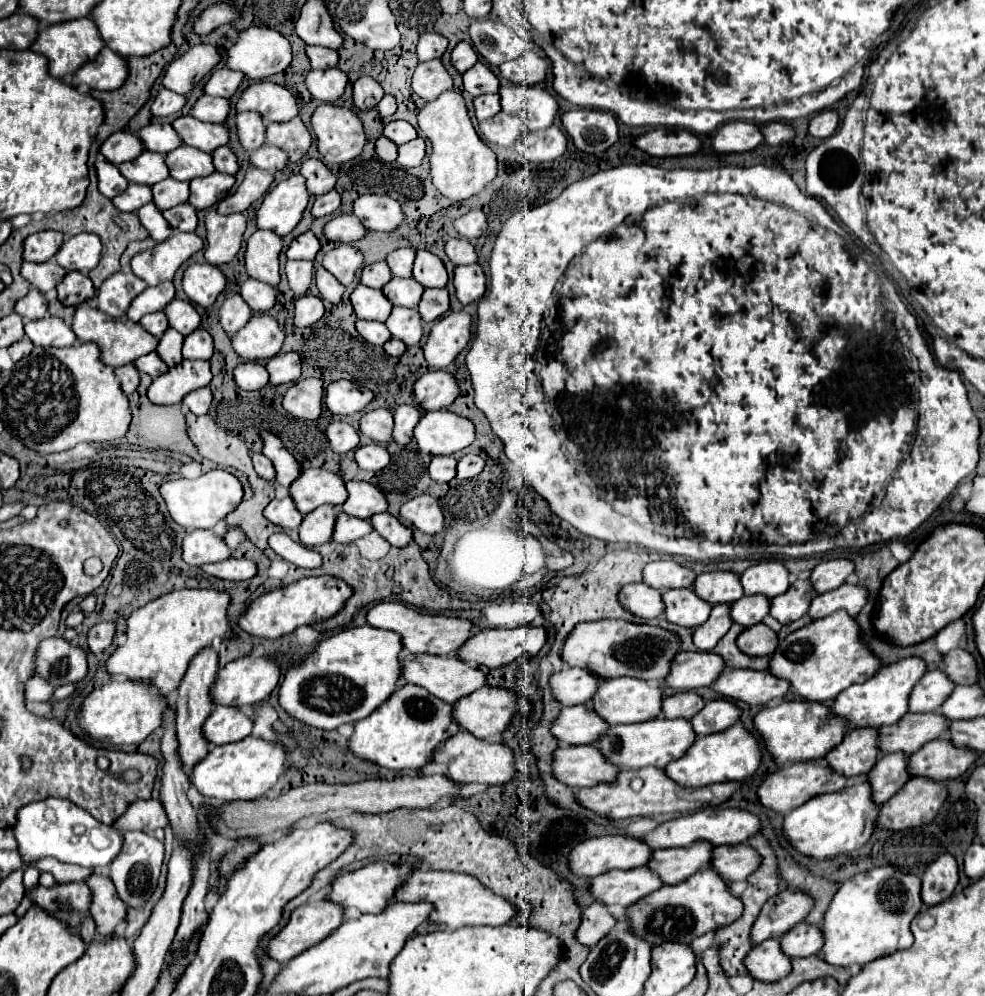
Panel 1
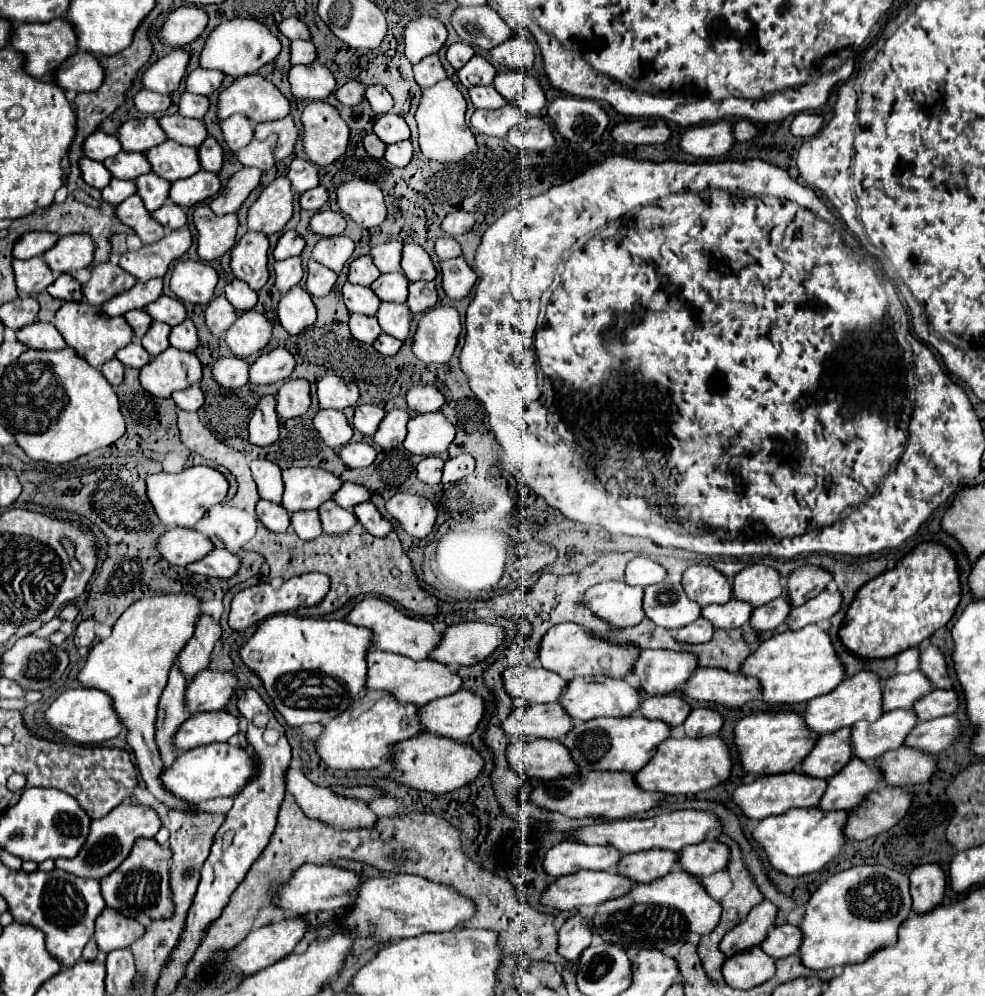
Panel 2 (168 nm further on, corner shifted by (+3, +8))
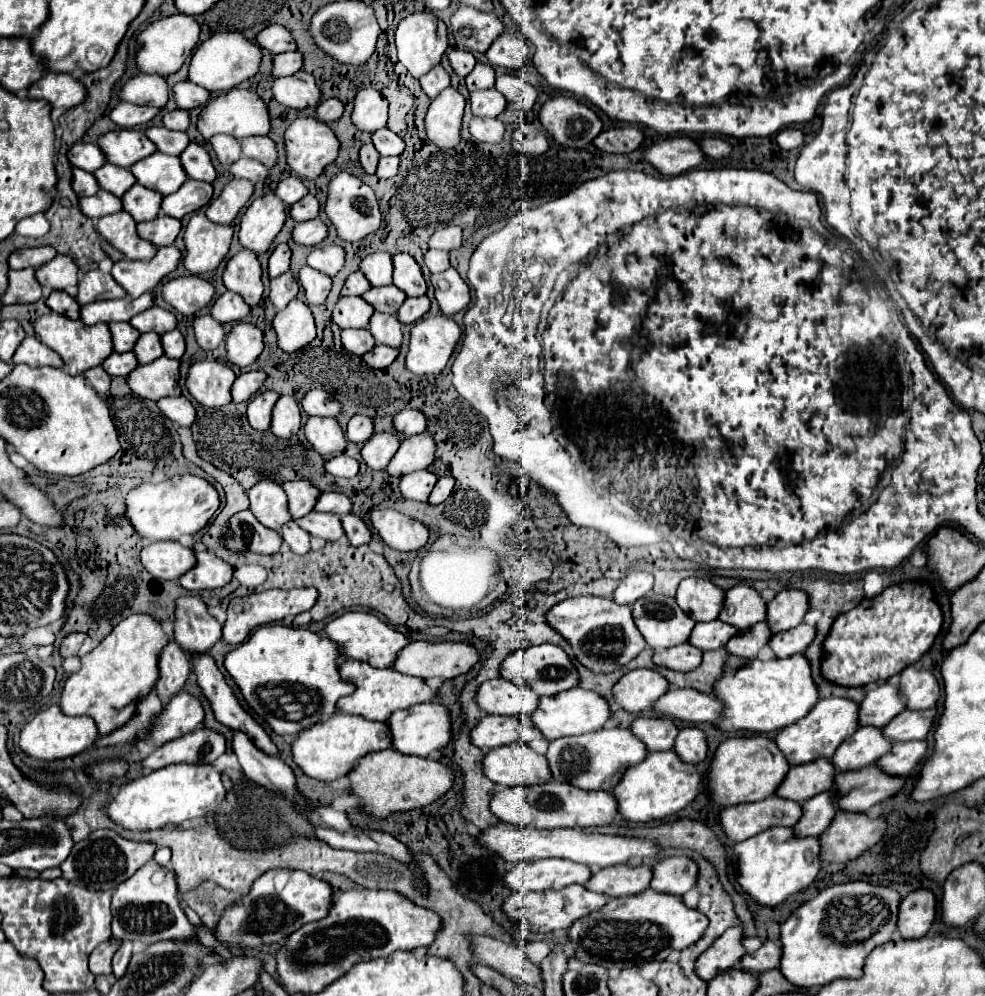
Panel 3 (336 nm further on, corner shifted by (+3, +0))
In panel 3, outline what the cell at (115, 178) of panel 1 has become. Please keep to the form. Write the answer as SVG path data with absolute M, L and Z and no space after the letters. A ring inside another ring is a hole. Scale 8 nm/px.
M73 169L73 189L79 197L91 197L99 187L97 179L93 179L93 173L87 173L83 169Z

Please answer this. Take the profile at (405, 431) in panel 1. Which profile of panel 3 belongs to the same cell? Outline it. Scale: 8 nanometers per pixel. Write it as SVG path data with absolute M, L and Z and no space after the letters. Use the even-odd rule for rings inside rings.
M375 433L365 447L361 449L363 461L371 467L371 469L385 469L389 465L389 461L393 459L393 455L397 453L397 447L401 445L399 437L395 433Z

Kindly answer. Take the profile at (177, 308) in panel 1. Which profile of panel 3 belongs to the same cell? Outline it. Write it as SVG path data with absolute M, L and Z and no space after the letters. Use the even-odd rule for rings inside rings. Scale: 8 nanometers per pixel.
M151 307L147 311L143 311L141 315L135 315L129 321L139 333L147 333L147 331L155 331L159 335L169 333L173 329L177 329L177 319L171 311L161 309L161 307Z

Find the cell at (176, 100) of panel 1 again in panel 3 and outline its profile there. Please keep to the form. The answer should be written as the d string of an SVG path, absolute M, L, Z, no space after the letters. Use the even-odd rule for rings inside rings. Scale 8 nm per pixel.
M117 103L115 109L111 111L111 119L113 123L117 123L119 127L139 127L139 125L145 125L149 123L155 115L159 113L157 107L149 107L149 105L133 105L133 103Z

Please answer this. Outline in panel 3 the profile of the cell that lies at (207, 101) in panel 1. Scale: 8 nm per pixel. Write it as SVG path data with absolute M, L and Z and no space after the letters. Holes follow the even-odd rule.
M173 109L171 113L167 113L165 117L163 117L163 125L167 127L167 129L177 129L177 131L187 131L187 127L189 127L189 111L185 111L185 109Z

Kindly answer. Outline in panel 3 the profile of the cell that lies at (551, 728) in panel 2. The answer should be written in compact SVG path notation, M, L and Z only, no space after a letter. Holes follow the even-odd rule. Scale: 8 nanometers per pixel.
M503 715L483 717L471 733L473 745L483 749L485 753L509 743L527 743L533 739L541 739L541 735L533 731L533 723L521 721L519 717L503 717Z

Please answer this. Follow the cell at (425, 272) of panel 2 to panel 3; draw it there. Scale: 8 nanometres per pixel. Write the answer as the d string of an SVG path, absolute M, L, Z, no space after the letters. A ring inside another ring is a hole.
M397 253L393 255L393 283L405 291L405 295L409 297L419 297L425 295L427 291L427 283L423 279L421 267L417 265L417 261L409 255L409 253Z

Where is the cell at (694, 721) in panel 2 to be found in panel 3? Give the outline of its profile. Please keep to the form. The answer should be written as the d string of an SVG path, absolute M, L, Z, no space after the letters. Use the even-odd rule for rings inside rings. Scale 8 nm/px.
M685 727L675 739L677 755L687 763L701 763L707 755L707 737L699 727Z

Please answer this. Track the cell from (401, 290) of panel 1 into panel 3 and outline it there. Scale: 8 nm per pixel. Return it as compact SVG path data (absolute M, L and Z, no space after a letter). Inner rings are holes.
M387 285L387 287L371 287L365 295L361 295L367 303L371 303L375 307L375 311L381 313L397 313L401 303L405 301L405 293L399 291L399 287L395 285Z

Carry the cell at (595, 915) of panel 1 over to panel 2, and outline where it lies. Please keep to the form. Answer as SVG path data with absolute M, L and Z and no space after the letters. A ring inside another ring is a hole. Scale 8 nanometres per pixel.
M579 915L567 919L559 929L559 947L557 953L567 961L577 961L579 955L591 945L591 927L583 923Z

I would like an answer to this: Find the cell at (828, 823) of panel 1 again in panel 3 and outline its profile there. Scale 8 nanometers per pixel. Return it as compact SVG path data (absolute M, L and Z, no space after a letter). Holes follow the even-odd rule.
M773 827L735 845L739 863L739 883L747 895L761 905L779 905L789 895L805 889L819 873L821 859L819 837L797 837L791 827Z

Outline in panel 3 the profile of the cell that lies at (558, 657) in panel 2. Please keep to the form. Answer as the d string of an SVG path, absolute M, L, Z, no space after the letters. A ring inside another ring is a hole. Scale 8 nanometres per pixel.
M549 643L519 649L519 651L511 653L501 663L501 677L513 679L515 683L519 683L523 687L531 687L533 691L537 691L537 695L555 695L559 691L579 685L579 673L577 673L577 667L571 663L569 655L561 647L549 645Z

